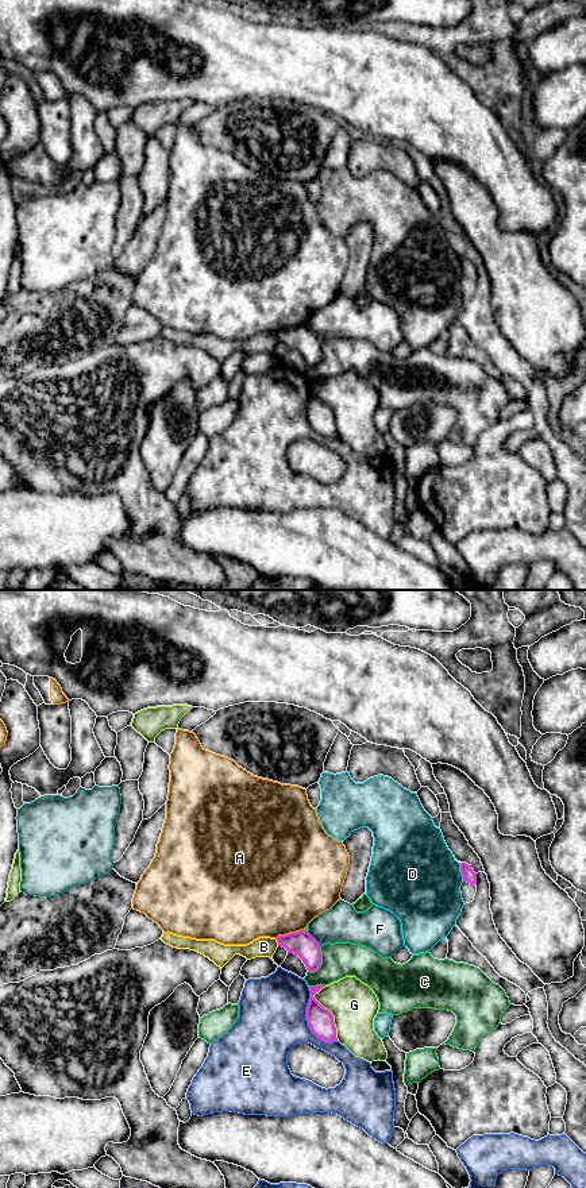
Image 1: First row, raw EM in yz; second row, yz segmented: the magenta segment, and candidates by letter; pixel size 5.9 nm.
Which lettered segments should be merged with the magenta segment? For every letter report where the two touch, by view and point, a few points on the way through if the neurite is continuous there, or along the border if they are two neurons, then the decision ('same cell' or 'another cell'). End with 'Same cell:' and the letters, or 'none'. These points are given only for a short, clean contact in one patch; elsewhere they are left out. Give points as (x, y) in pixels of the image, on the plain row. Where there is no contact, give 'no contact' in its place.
A: contact yz (289, 328); another cell
B: contact yz (277, 336); border yz (274, 334), (278, 340); another cell
C: contact yz (320, 357); another cell
D: contact yz (461, 266); another cell
E: contact yz (308, 417); another cell
F: contact yz (313, 334); another cell
G: contact yz (330, 408); another cell
Same cell: none

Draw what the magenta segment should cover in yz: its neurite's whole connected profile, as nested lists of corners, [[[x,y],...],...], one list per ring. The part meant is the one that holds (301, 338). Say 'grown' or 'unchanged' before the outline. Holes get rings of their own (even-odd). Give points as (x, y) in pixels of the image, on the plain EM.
unchanged | [[[305,325],[278,331],[278,342],[282,342],[288,348],[297,350],[305,359],[309,367],[315,367],[321,360],[321,346],[319,338]]]

